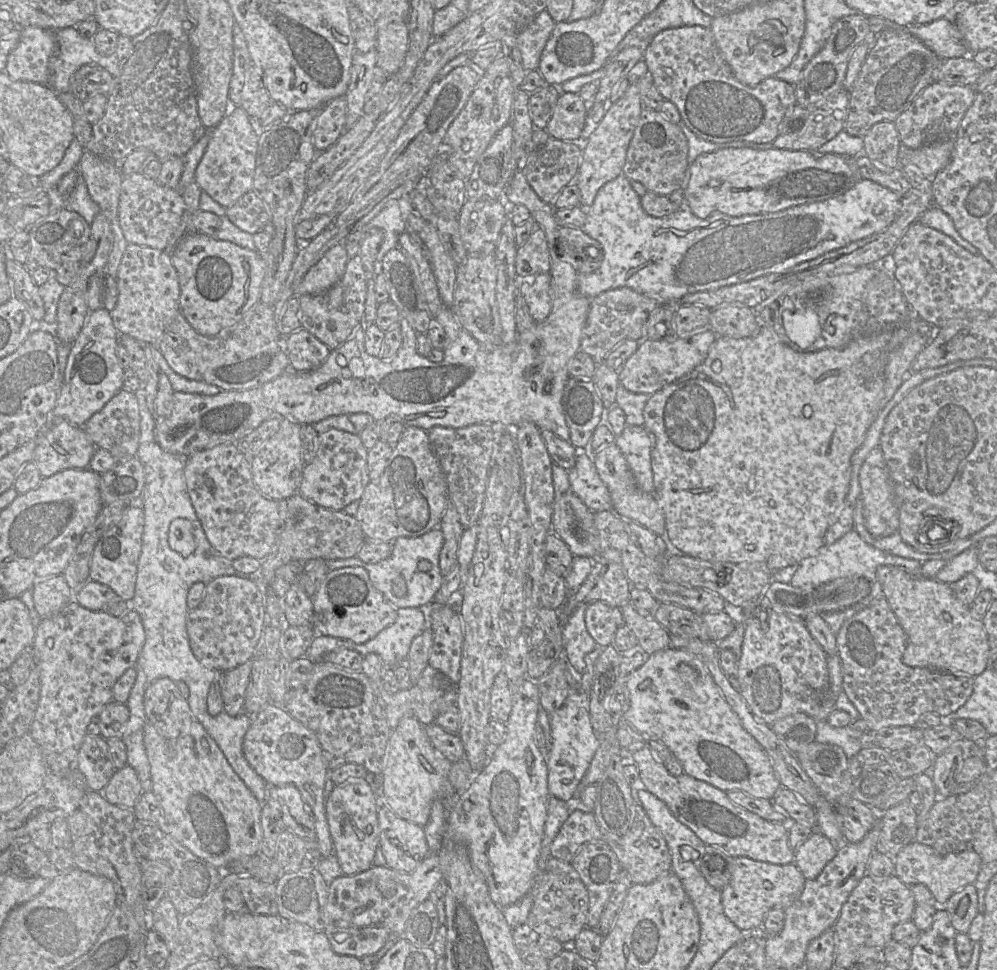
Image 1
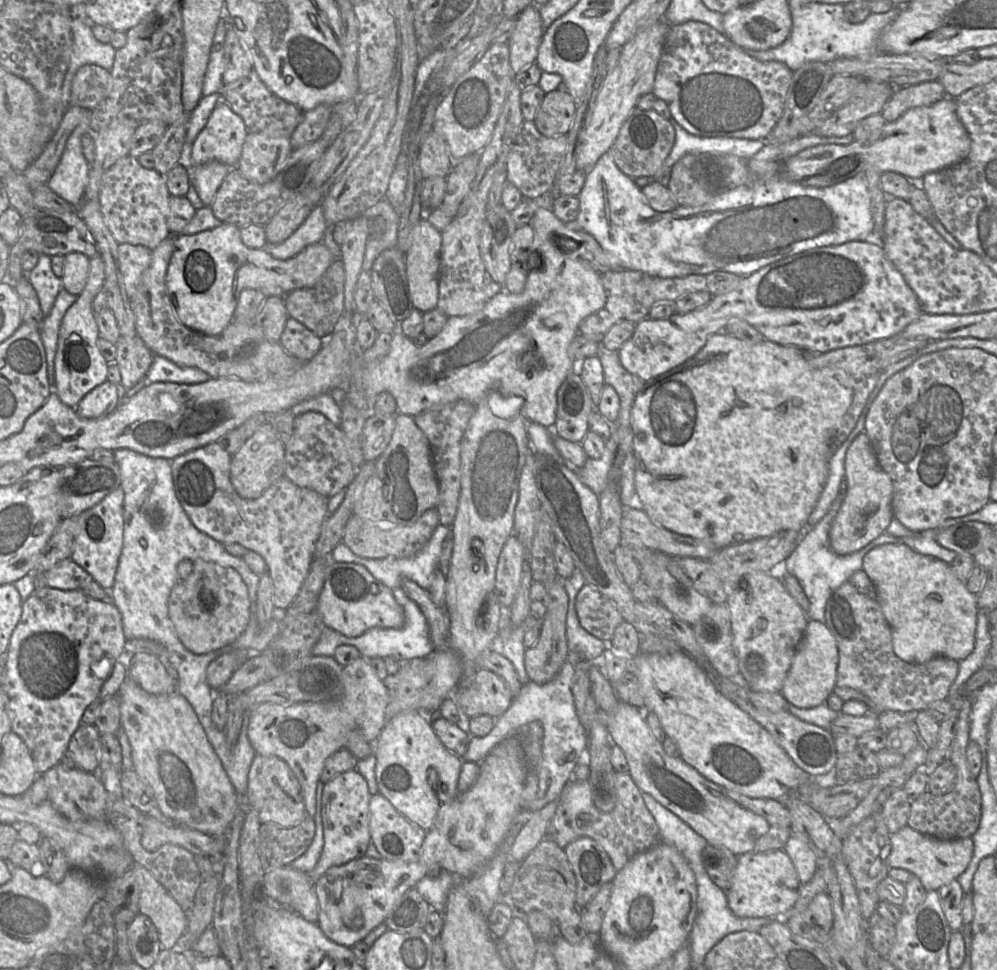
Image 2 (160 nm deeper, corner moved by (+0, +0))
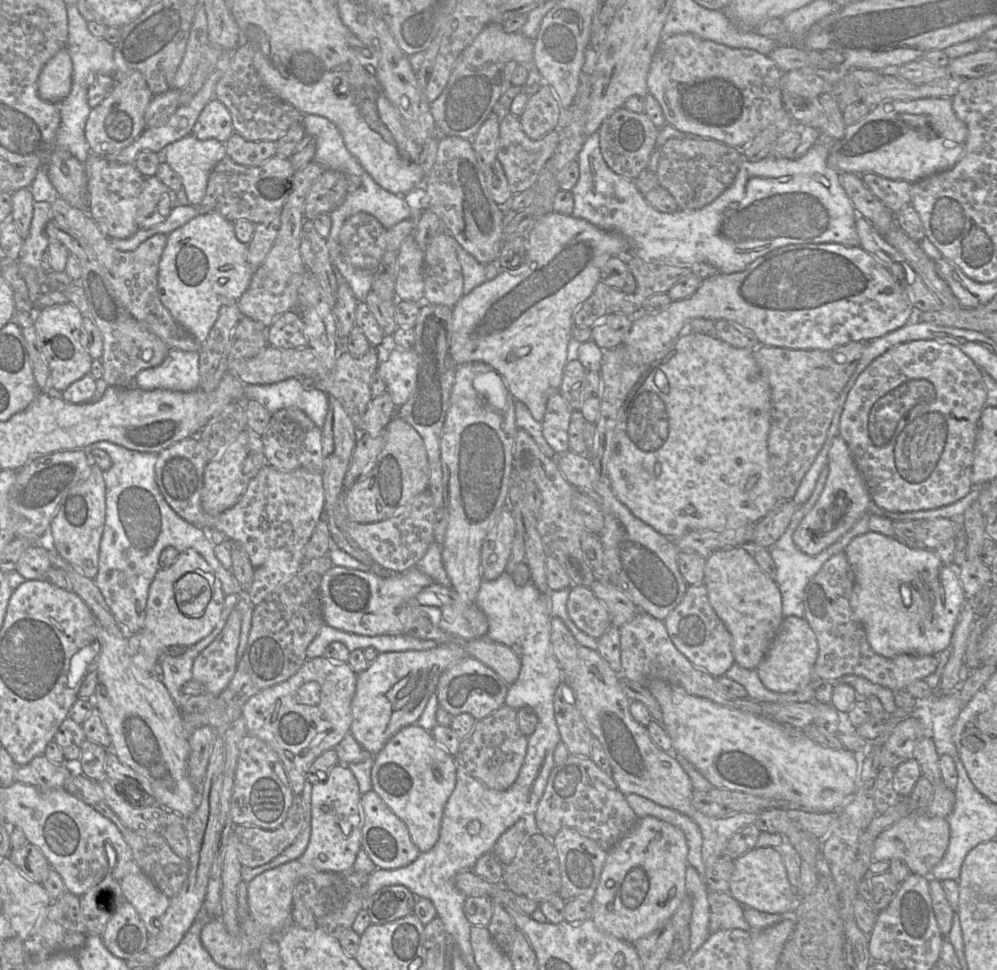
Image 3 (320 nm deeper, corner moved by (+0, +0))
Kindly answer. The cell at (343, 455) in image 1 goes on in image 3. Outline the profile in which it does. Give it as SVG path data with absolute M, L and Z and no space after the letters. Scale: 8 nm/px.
M289 408L273 412L261 439L267 464L280 471L305 468L311 472L322 474L321 428L317 427L302 410Z

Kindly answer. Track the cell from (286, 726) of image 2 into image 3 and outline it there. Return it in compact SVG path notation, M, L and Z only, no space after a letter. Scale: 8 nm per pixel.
M325 656L307 659L287 681L266 688L250 697L242 708L247 732L263 740L279 756L294 794L300 795L306 773L324 751L334 749L350 732L351 703L356 692L357 673L346 662L334 662Z

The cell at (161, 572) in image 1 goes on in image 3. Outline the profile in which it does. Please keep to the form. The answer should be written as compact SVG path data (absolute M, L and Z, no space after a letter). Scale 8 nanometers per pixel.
M107 441L93 443L83 450L92 452L94 449L104 450L112 460L111 468L104 473L106 518L94 583L123 627L129 633L136 633L143 627L149 587L160 569L159 557L166 547L171 546L178 552L194 549L213 569L214 578L218 578L222 583L225 594L224 612L214 630L183 654L170 658L162 656L159 659L163 669L162 683L173 701L180 705L183 696L182 686L193 679L192 667L195 659L221 632L227 615L243 596L244 591L232 572L225 569L216 558L214 544L207 531L181 518L164 499L155 478L157 454L129 450Z

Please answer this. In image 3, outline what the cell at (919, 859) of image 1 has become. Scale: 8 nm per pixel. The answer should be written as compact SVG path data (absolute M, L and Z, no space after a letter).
M911 813L882 831L873 843L872 857L875 861L899 859L907 865L911 873L930 877L932 869L943 858L949 844L950 827L939 817L929 817L923 813Z

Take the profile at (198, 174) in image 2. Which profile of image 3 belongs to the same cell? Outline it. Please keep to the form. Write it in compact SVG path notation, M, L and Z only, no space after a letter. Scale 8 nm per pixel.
M193 135L167 145L160 155L181 177L183 190L192 206L201 204L210 173L227 157L225 143L216 139L199 140Z

